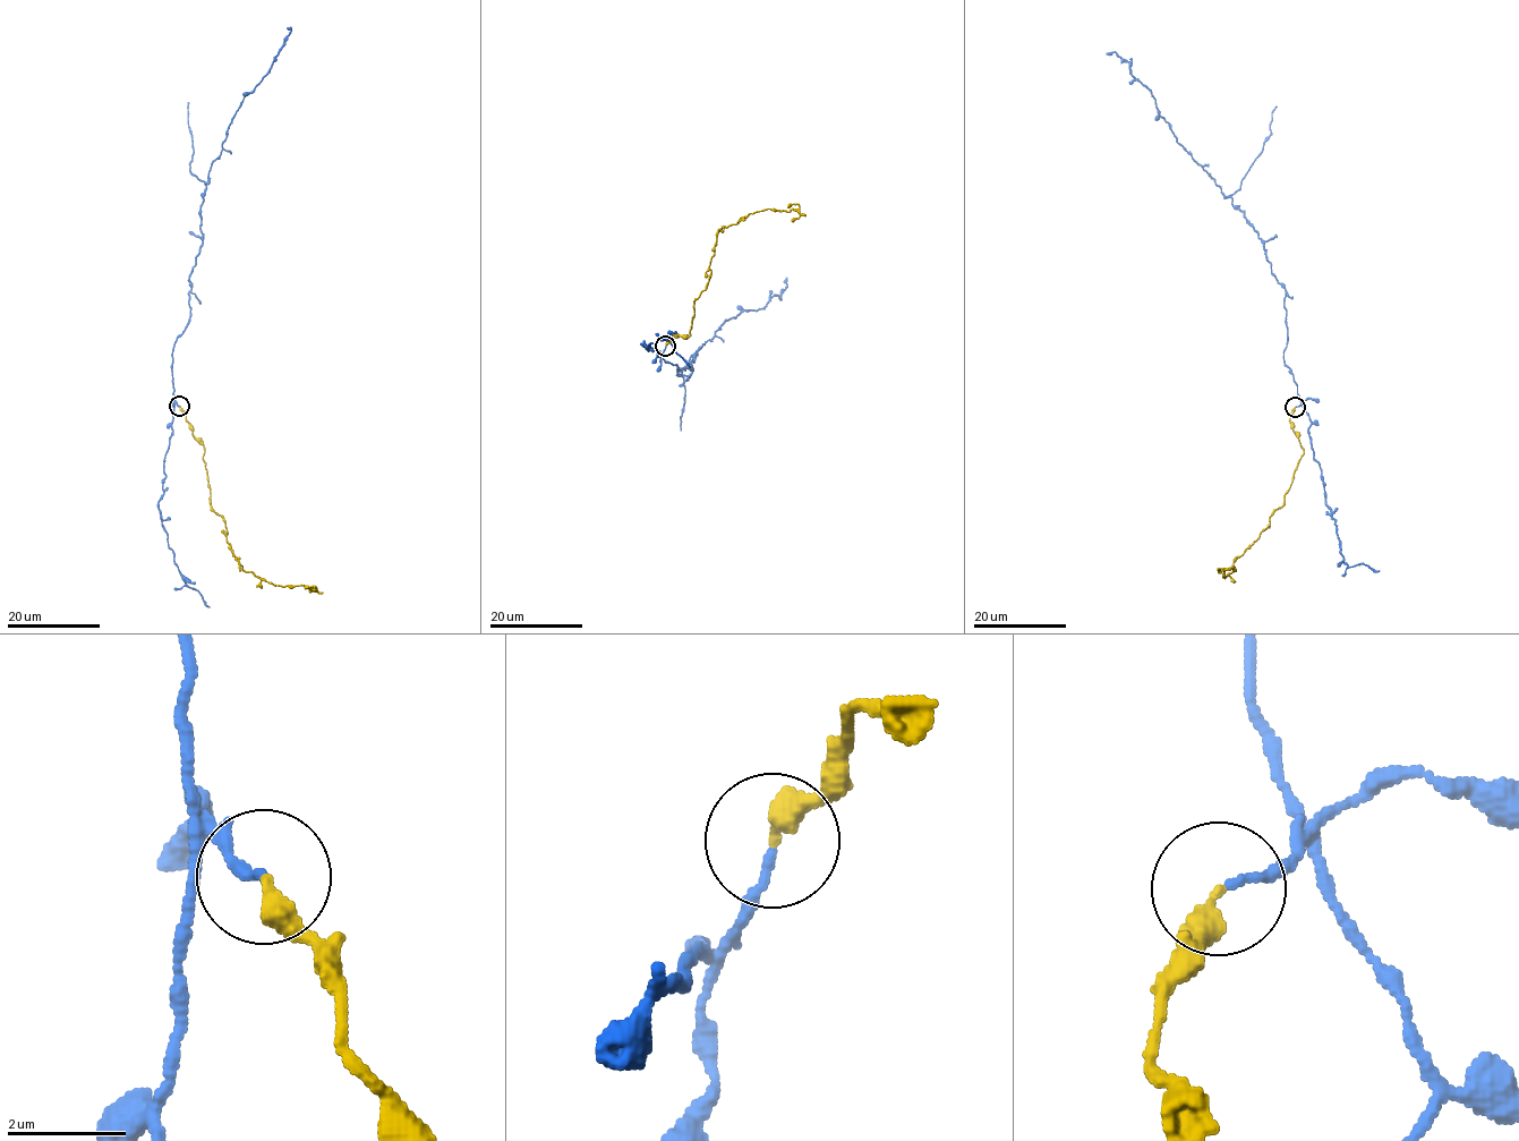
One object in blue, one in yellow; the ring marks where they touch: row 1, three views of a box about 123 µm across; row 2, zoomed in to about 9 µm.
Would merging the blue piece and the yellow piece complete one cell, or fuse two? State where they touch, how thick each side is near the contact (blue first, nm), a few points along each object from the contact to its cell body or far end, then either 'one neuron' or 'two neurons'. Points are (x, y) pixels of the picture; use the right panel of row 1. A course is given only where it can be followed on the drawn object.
(1295, 407) | 120/320 nm | blue via (1295, 407), (1302, 401), (1283, 354), (1286, 290), (1263, 241), (1179, 145), (1127, 61), (1107, 54) | yellow via (1294, 407), (1289, 423), (1303, 456), (1285, 503), (1232, 562), (1235, 570), (1223, 578), (1221, 570) | one neuron

